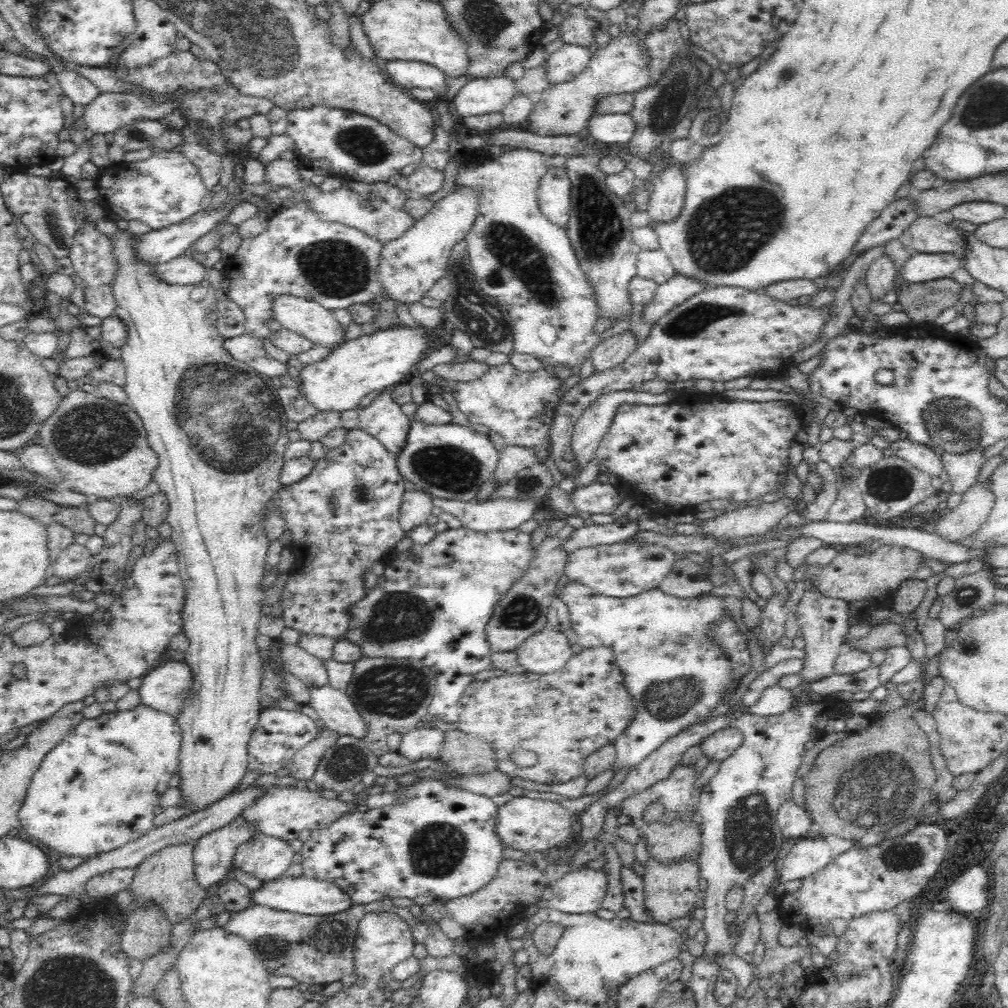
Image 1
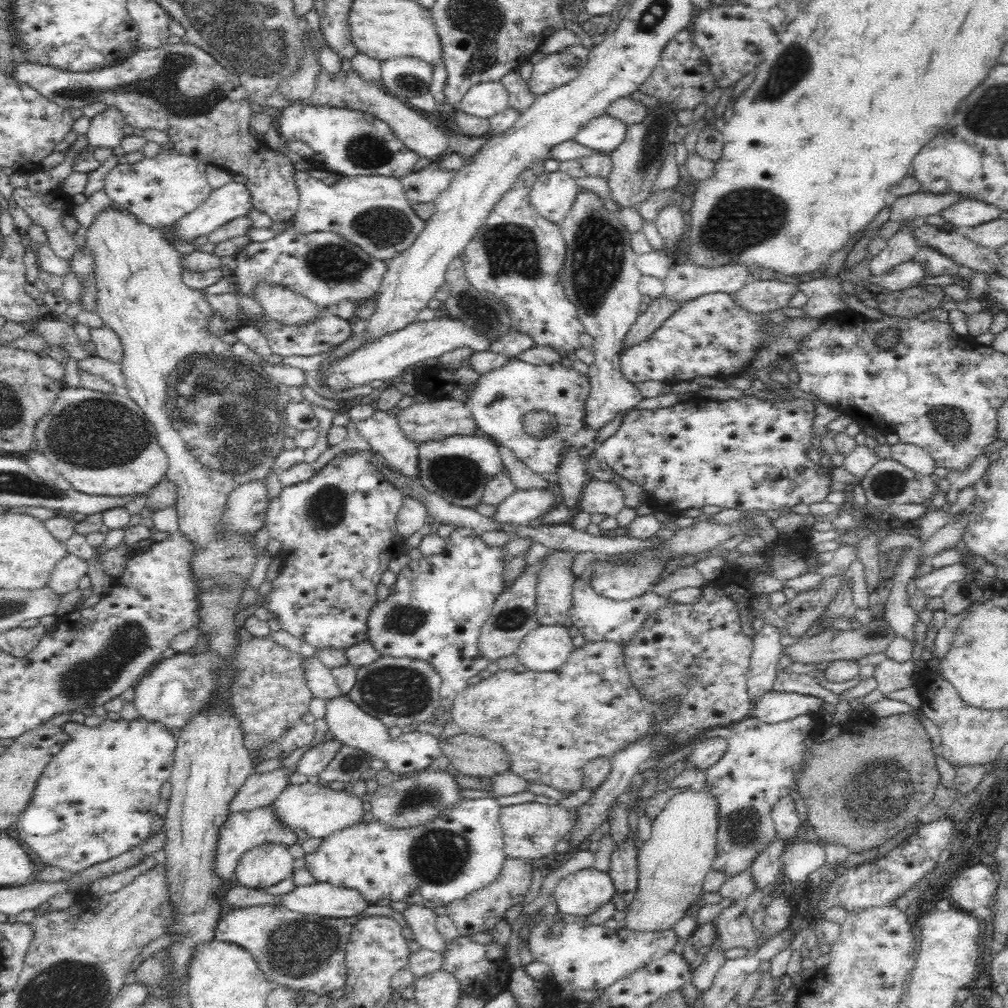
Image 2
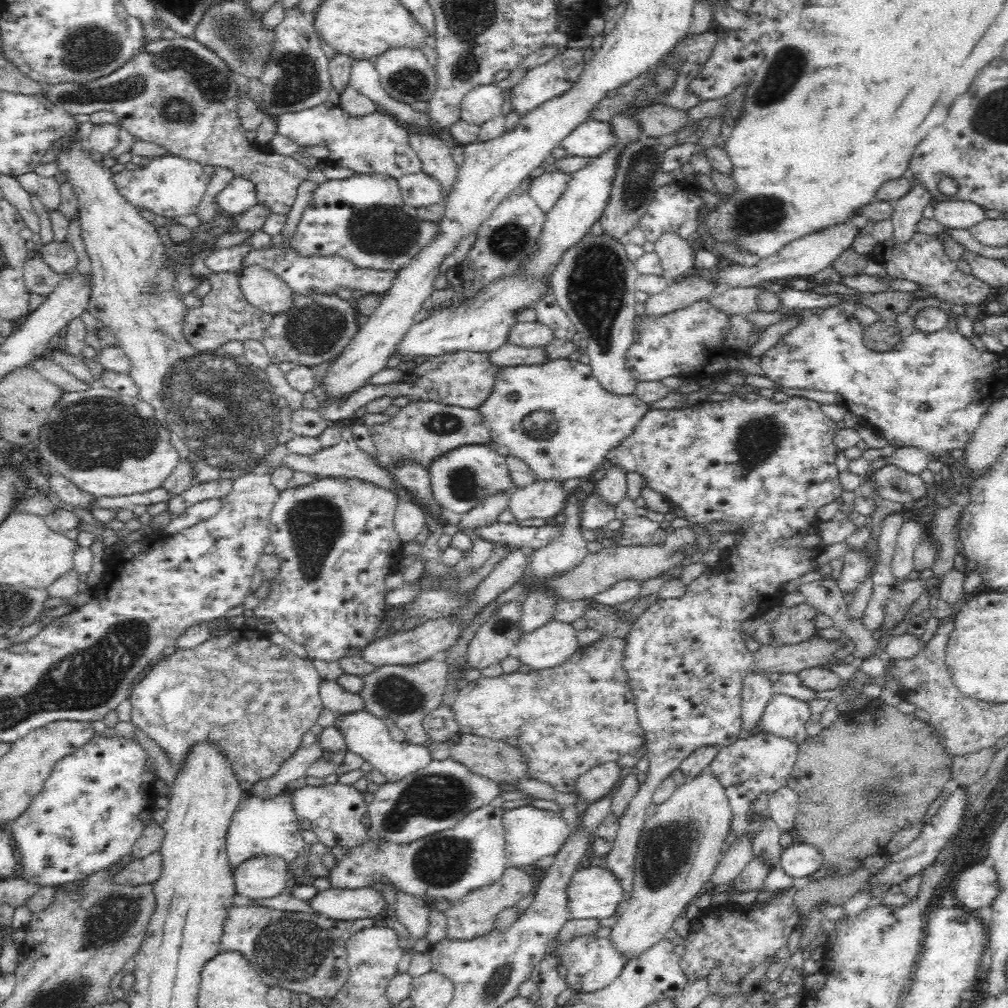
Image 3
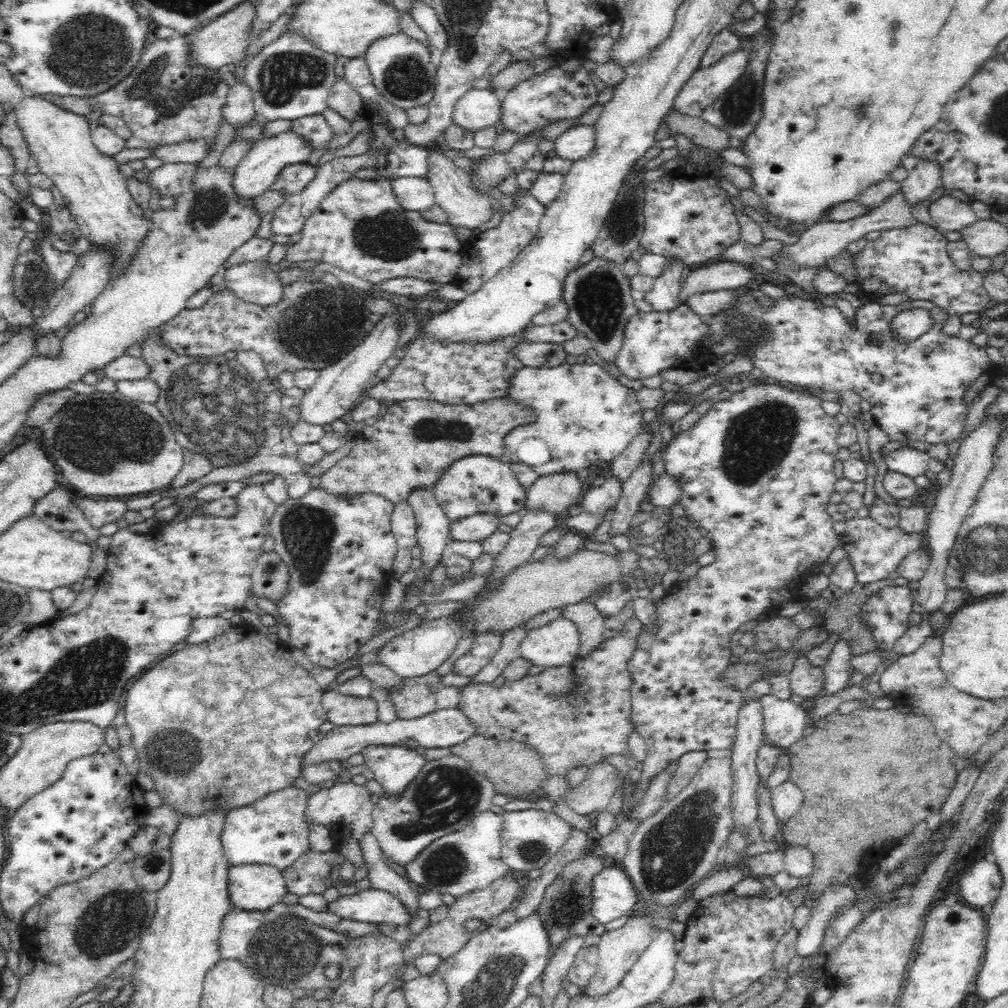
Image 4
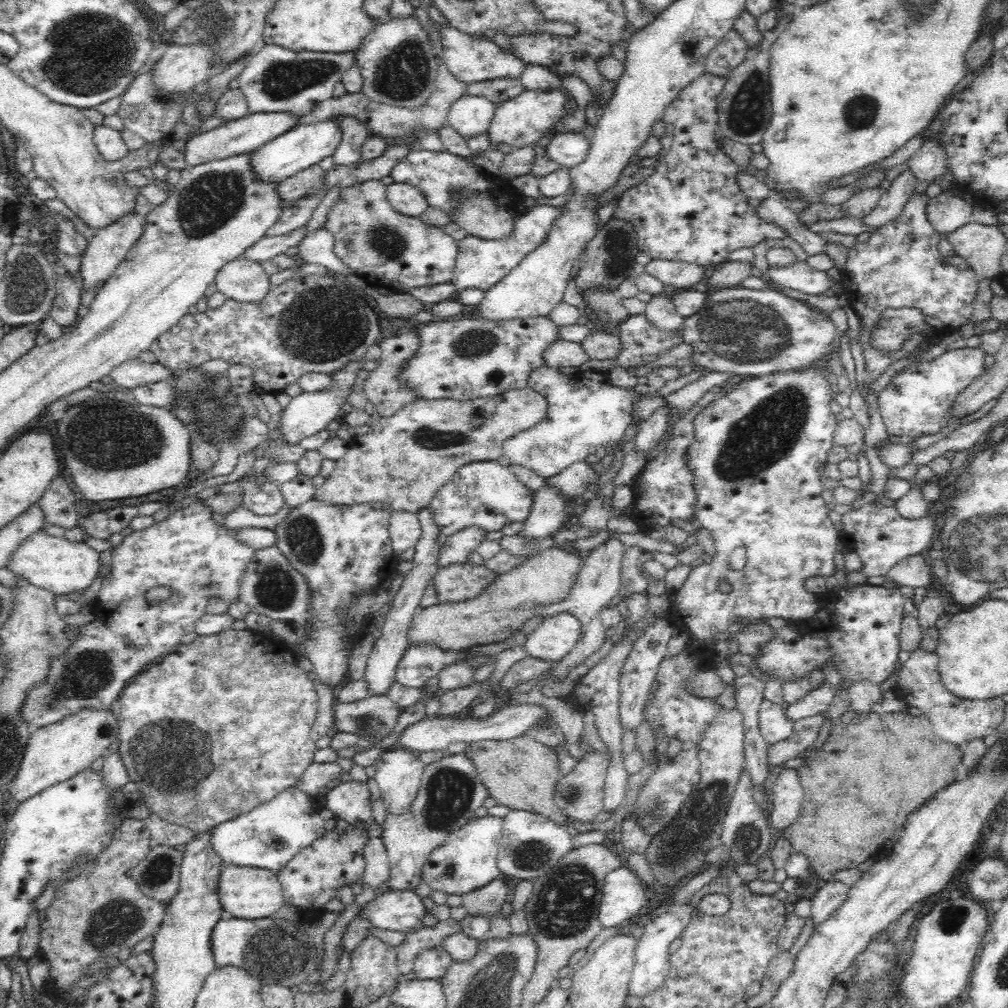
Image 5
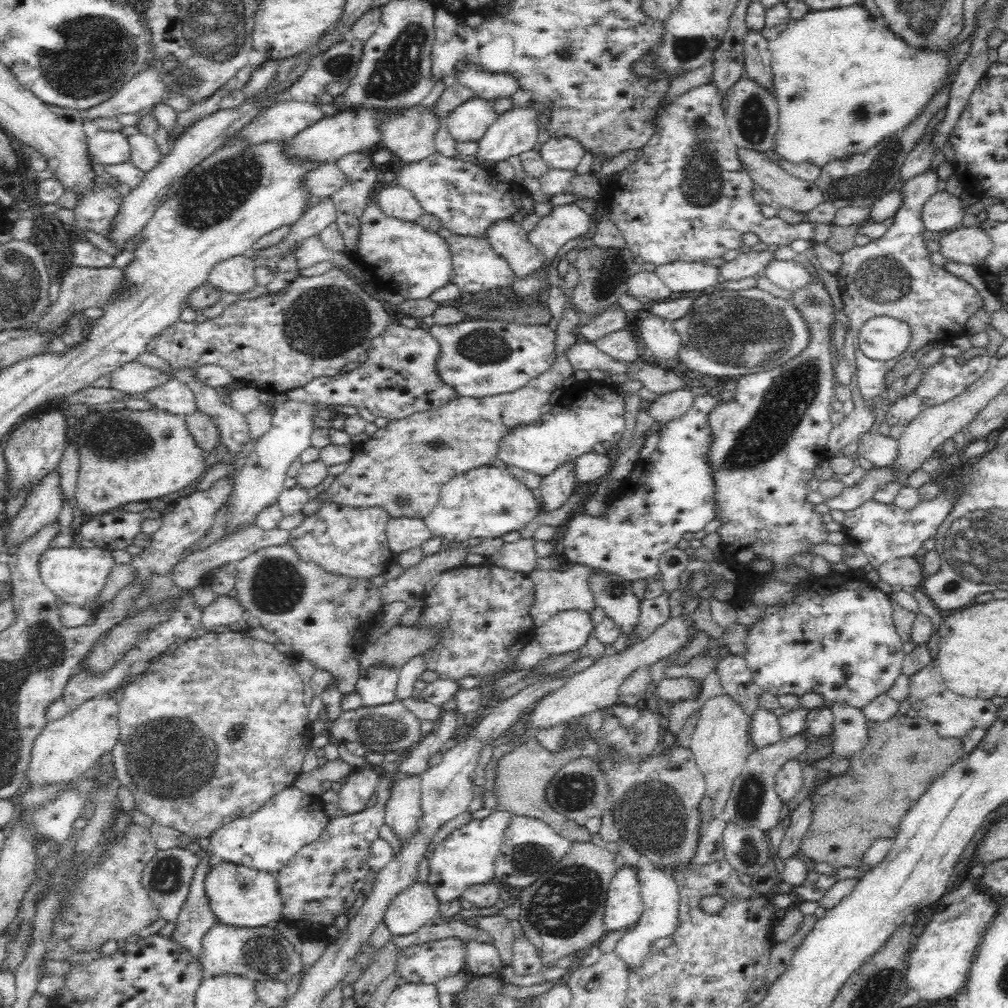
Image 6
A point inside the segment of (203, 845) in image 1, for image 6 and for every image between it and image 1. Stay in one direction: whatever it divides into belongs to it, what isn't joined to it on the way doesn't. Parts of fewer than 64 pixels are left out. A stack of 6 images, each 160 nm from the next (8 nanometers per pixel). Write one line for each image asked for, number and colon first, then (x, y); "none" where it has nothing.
2: (242, 831)
3: (258, 826)
4: (273, 830)
5: (268, 836)
6: (267, 839)

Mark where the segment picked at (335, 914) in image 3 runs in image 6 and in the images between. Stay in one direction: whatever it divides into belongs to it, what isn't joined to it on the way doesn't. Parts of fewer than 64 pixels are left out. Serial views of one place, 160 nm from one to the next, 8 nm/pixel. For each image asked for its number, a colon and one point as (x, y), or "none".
4: (371, 905)
5: (403, 910)
6: (415, 906)

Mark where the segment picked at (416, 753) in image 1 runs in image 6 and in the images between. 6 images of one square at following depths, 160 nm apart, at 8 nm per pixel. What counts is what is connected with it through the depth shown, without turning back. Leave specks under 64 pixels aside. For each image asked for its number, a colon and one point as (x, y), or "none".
2: (412, 751)
3: (367, 735)
4: (394, 766)
5: (398, 771)
6: (402, 810)

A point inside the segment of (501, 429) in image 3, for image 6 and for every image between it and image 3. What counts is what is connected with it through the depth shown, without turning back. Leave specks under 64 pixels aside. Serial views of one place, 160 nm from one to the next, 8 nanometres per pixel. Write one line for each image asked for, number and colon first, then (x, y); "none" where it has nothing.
4: (582, 414)
5: (585, 412)
6: (588, 412)

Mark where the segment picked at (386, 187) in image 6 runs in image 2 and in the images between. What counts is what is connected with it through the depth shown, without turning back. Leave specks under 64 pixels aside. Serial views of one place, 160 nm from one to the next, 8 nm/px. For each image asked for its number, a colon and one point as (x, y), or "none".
2: (426, 185)
3: (419, 189)
4: (413, 193)
5: (407, 200)

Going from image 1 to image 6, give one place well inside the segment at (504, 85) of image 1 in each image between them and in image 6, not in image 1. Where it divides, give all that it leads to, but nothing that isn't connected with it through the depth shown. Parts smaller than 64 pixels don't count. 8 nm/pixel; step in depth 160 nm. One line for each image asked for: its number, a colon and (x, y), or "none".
2: (485, 99)
3: (484, 102)
4: (478, 108)
5: (470, 115)
6: (469, 121)

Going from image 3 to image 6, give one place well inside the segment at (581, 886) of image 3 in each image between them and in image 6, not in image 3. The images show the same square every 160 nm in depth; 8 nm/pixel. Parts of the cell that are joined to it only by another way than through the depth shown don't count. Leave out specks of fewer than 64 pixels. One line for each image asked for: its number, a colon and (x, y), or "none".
4: (613, 896)
5: (622, 894)
6: (623, 907)

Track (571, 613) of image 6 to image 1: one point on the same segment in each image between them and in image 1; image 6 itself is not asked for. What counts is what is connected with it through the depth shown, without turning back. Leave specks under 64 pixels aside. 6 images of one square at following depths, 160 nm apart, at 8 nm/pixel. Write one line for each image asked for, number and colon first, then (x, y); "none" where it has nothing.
1: (547, 651)
2: (545, 649)
3: (552, 644)
4: (557, 643)
5: (554, 639)

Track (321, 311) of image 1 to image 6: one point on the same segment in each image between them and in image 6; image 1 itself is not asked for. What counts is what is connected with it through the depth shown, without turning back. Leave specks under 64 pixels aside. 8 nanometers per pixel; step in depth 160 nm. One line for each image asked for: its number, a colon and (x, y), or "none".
2: (280, 304)
3: (264, 290)
4: (254, 282)
5: (243, 280)
6: (235, 275)

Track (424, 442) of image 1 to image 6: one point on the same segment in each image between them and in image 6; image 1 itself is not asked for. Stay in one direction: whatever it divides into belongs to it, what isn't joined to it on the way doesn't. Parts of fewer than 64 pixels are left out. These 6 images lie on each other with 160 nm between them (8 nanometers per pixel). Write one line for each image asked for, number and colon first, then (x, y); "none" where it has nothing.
2: (457, 468)
3: (460, 478)
4: (477, 483)
5: (486, 494)
6: (486, 502)

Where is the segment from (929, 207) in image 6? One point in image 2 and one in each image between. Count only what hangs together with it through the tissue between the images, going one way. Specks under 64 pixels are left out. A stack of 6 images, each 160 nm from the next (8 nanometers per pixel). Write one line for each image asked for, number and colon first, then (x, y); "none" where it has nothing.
2: (969, 213)
3: (959, 214)
4: (948, 214)
5: (946, 213)

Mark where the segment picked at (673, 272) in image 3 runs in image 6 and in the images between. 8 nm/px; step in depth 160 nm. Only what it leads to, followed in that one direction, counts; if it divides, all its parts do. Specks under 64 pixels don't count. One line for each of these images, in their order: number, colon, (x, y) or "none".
4: (664, 296)
5: (661, 312)
6: (660, 341)

